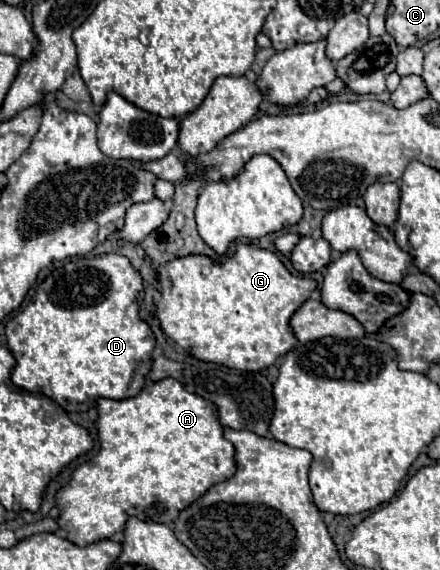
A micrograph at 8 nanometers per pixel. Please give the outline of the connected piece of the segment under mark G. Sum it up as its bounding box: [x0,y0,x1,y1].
[155,244,317,372]

